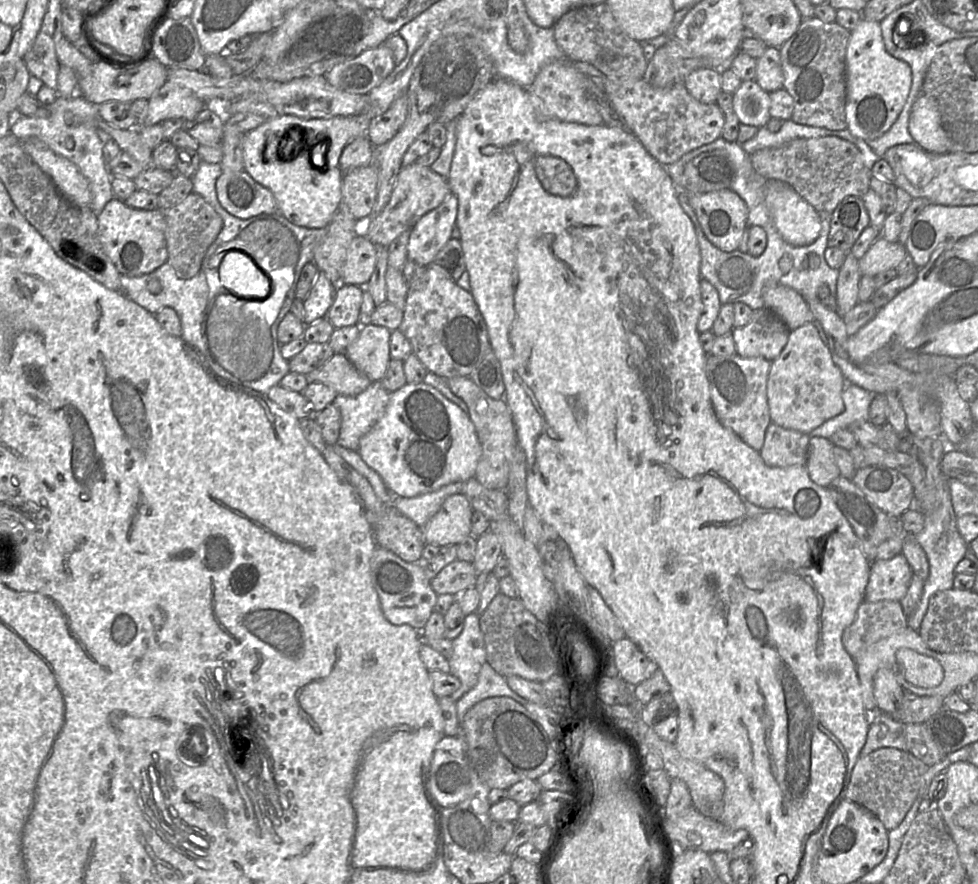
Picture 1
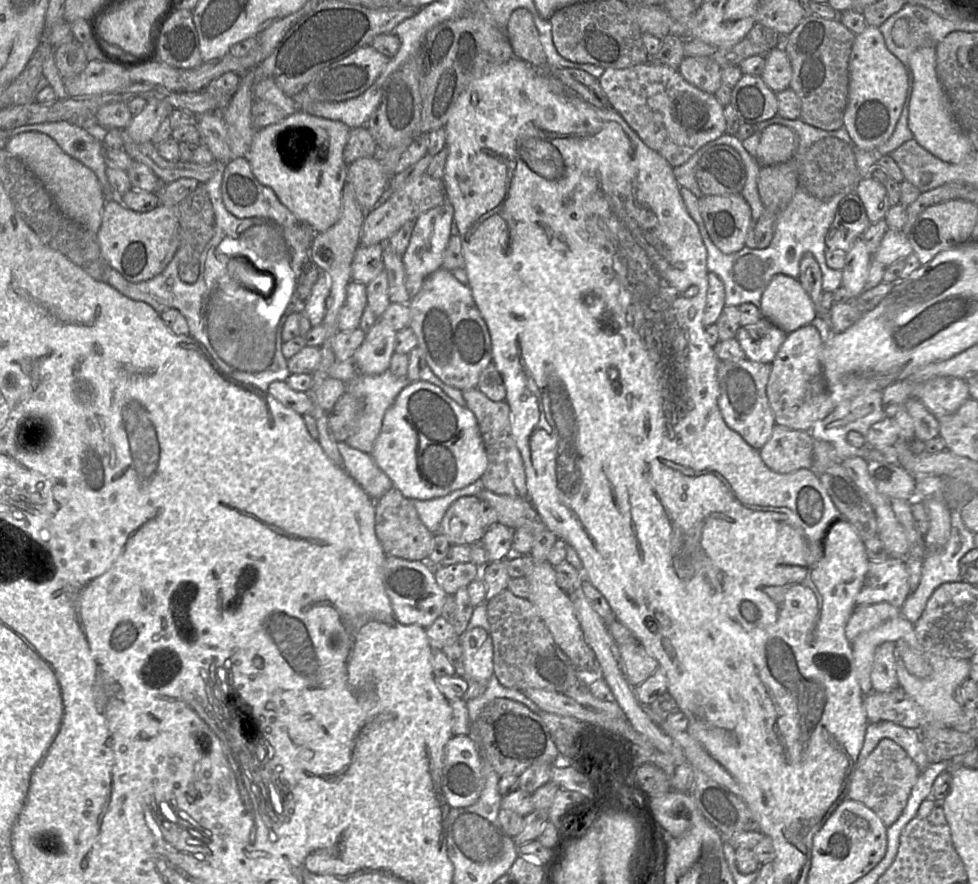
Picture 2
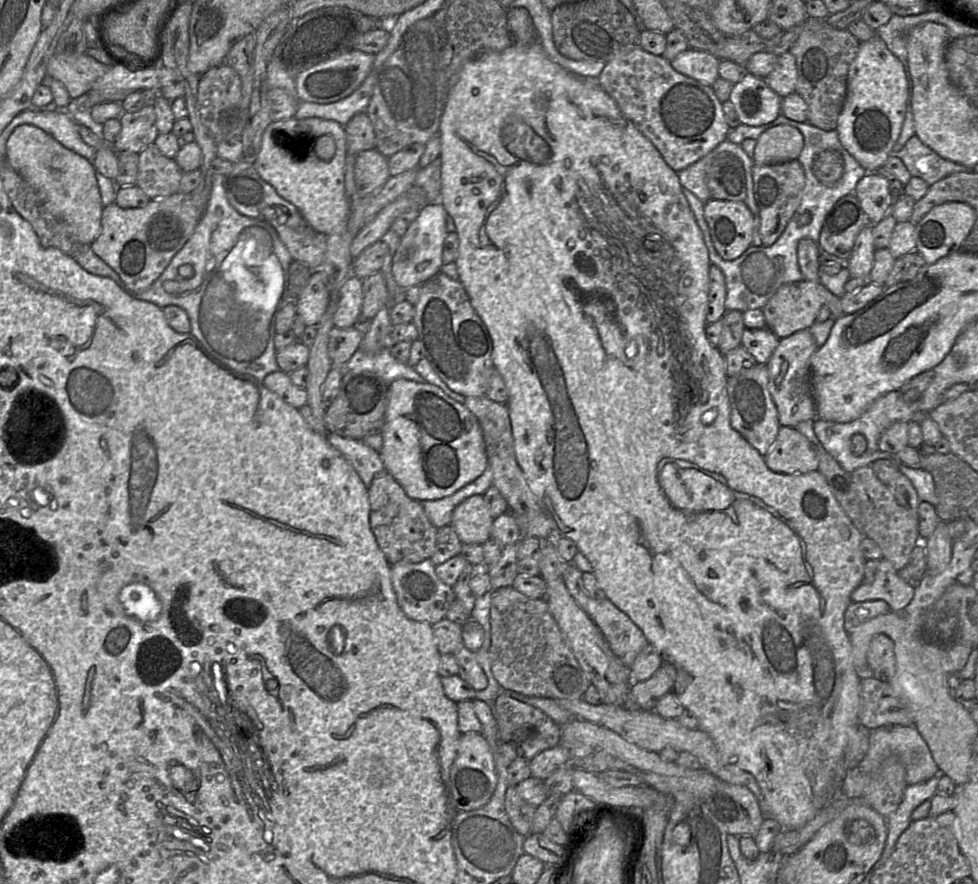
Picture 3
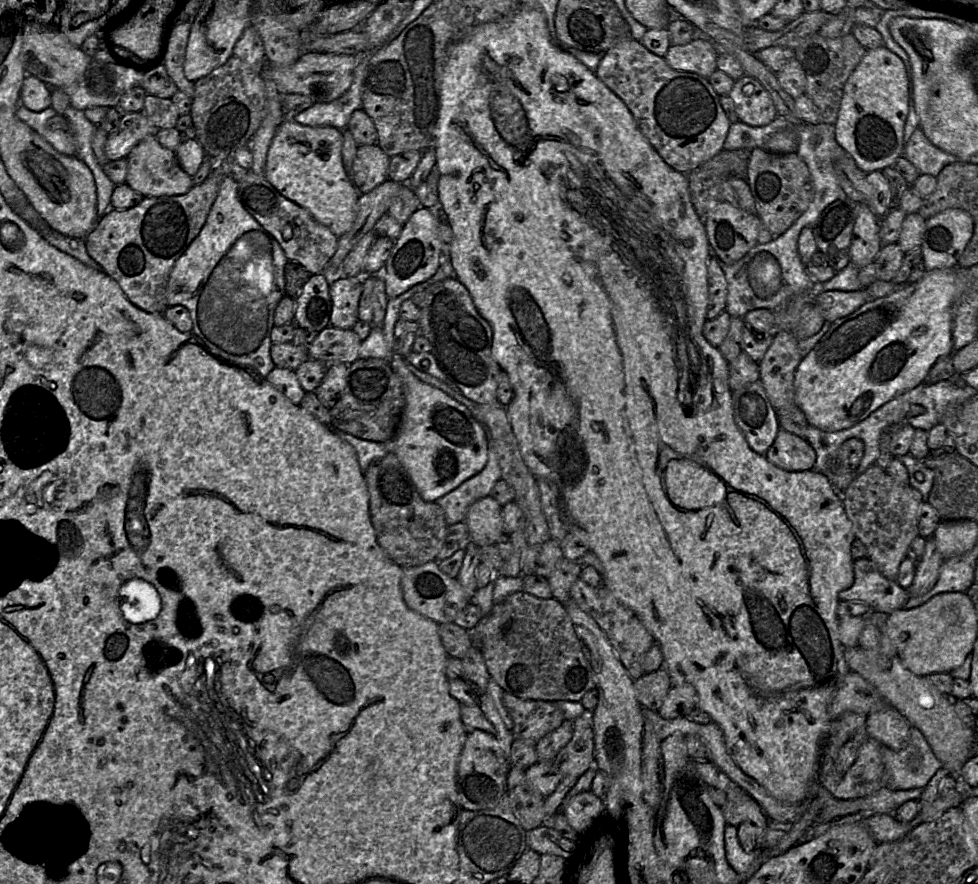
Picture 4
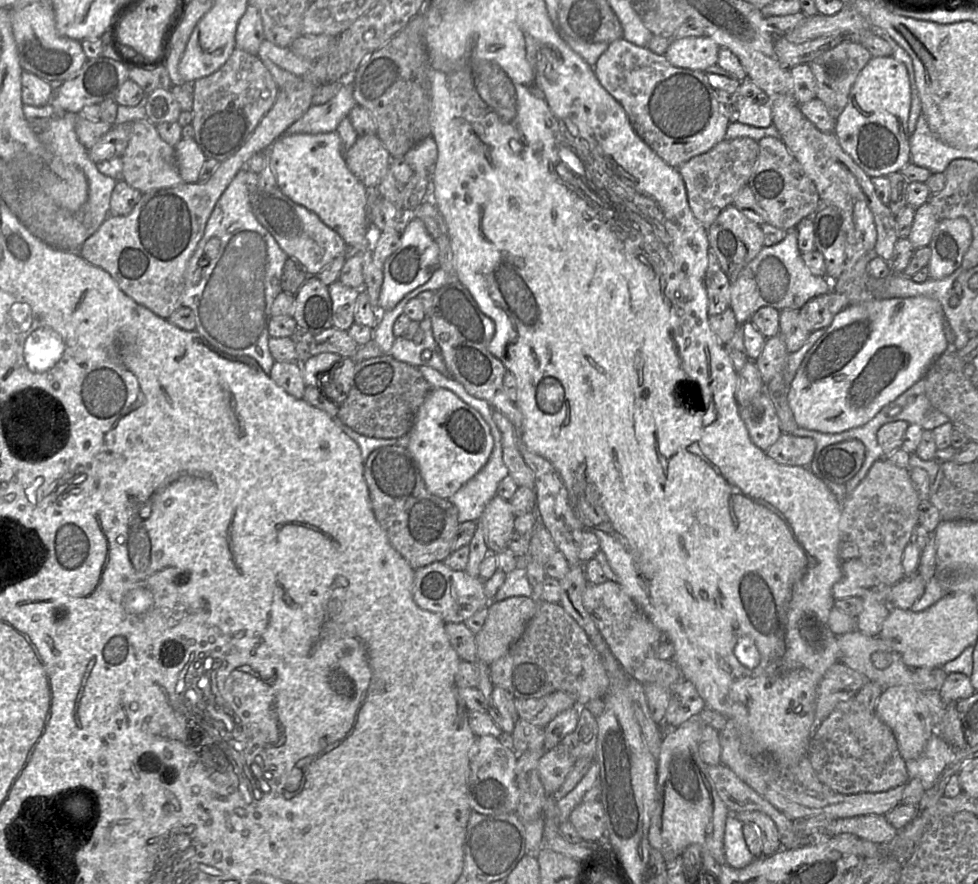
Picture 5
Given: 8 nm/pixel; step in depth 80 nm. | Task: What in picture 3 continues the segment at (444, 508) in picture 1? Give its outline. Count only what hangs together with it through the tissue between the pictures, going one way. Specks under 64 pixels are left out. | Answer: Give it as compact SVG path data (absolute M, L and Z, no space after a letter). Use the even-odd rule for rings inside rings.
M476 494L455 507L450 526L463 544L481 545L491 537L493 521L483 496Z

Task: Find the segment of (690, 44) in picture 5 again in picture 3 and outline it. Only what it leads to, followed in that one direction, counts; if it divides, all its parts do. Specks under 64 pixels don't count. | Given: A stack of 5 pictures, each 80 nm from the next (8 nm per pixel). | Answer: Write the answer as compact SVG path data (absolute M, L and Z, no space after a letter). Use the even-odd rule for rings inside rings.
M688 48L670 64L677 72L711 87L719 77L719 62L718 58L706 51Z

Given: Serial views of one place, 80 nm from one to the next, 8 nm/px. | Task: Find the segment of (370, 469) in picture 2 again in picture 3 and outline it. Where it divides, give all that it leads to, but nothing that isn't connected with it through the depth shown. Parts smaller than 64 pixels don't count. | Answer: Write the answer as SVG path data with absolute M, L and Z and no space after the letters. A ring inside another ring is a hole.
M327 432L327 440L349 461L367 488L374 476L384 469L379 452L361 440L342 437L331 432Z

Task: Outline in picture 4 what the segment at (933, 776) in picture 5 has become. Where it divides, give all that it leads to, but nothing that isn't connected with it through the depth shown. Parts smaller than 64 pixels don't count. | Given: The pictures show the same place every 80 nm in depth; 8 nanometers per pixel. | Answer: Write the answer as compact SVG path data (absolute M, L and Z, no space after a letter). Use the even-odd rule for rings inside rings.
M915 727L910 728L904 749L896 751L882 745L881 753L883 784L890 790L923 790L942 767L923 734Z

